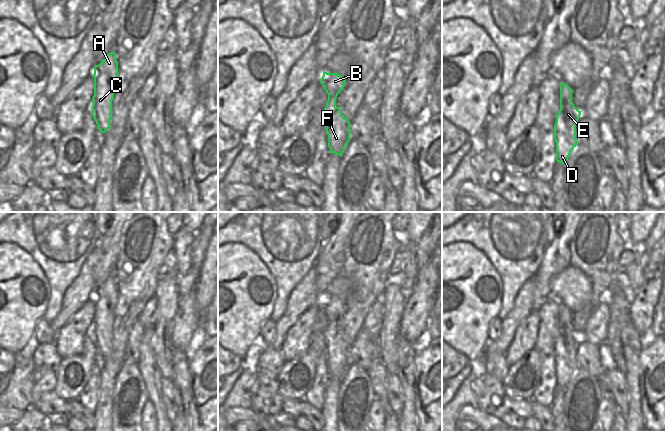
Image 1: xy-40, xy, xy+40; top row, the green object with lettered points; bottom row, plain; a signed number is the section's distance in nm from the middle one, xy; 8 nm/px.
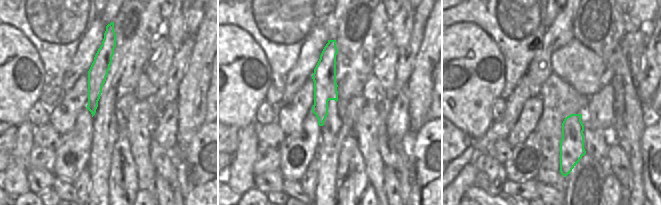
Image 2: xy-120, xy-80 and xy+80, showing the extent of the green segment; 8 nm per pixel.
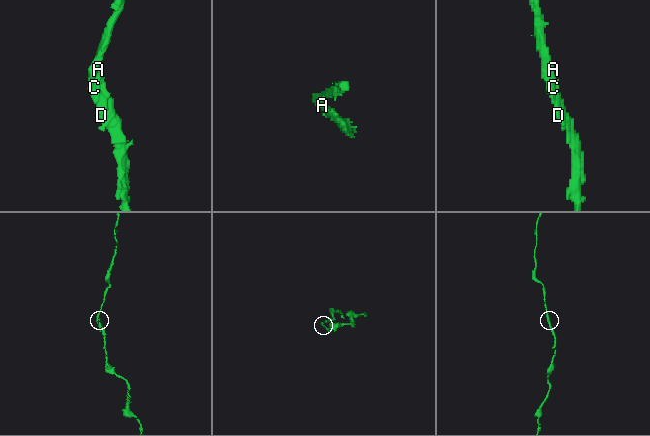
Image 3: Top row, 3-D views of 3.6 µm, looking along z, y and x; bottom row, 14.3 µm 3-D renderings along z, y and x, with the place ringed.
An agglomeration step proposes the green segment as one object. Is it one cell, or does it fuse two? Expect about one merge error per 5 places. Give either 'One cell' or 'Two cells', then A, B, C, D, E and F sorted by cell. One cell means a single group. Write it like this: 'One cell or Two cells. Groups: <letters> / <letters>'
One cell. Groups: A B C D E F

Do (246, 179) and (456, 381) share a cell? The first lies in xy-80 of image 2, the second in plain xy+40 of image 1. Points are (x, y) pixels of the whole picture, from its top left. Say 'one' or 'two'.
two

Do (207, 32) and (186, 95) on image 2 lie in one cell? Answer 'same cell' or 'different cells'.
same cell

